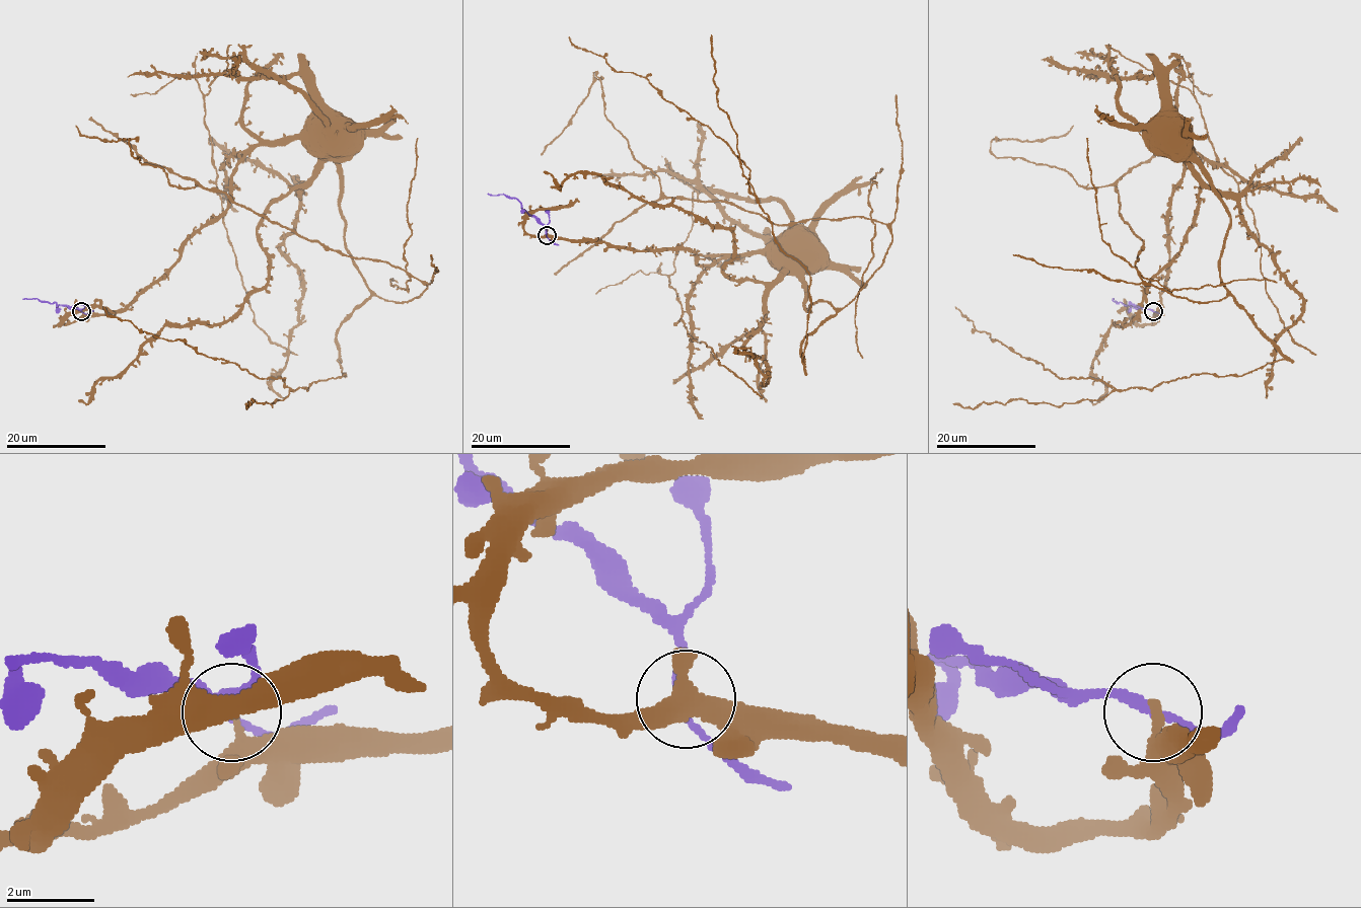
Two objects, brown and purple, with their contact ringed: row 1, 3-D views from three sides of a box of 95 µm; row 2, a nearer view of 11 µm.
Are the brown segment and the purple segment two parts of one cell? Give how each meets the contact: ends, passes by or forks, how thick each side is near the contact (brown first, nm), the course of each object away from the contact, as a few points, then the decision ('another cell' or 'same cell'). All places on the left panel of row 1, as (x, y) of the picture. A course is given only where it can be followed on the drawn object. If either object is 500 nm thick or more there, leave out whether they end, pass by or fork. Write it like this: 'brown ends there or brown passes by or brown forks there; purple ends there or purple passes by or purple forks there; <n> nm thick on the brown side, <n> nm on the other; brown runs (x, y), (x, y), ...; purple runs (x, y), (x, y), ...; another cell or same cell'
brown ends there; purple passes by; 280 nm thick on the brown side, 200 nm on the other; brown runs (81, 311), (123, 312), (225, 209), (234, 167), (246, 155), (326, 124); purple runs (81, 311), (41, 303), (38, 299), (22, 299); another cell

